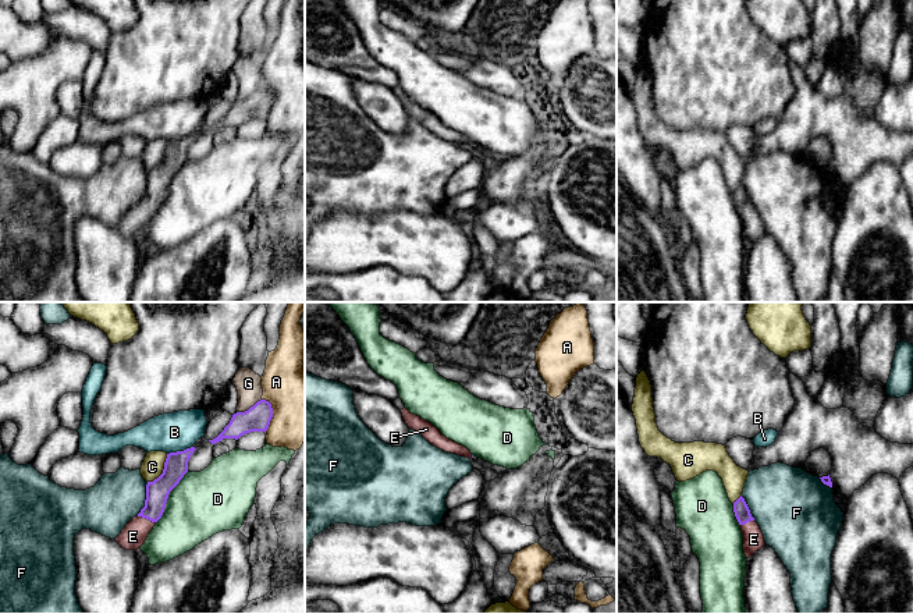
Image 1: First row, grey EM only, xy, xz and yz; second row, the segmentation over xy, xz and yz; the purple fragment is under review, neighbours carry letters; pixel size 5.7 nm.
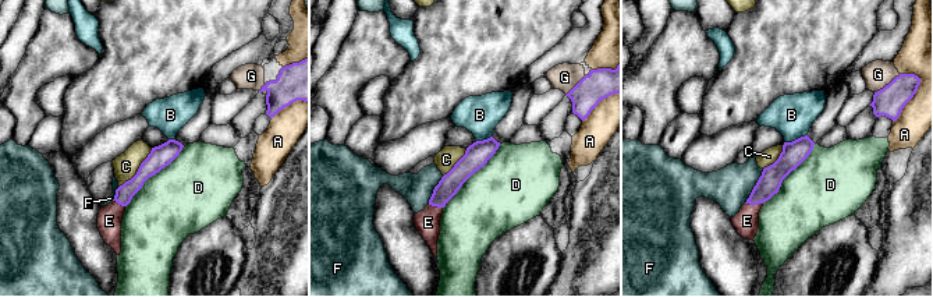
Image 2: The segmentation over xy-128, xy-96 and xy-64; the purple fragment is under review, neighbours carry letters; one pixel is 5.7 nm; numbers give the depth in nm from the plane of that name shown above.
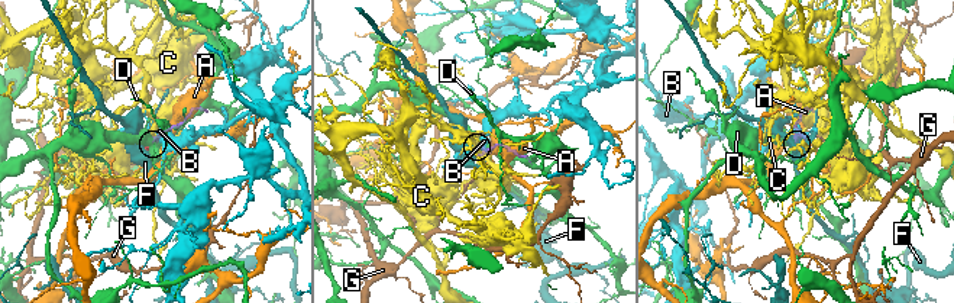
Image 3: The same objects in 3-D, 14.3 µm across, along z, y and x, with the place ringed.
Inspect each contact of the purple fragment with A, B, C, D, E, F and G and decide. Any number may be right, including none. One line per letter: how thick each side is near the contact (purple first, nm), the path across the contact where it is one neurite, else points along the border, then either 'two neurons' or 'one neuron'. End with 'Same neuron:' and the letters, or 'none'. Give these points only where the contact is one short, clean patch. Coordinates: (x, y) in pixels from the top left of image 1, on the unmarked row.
A: 150/380 nm | two neurons
B: 140/220 nm | along xy (192, 134), (167, 142) | two neurons
C: 140/130 nm | two neurons
D: 140/380 nm | two neurons
E: 130/150 nm | across xy (157, 180), (155, 195), (146, 206), (132, 224) | one neuron
F: 140/300 nm | two neurons
G: 150/150 nm | two neurons
Same neuron: E

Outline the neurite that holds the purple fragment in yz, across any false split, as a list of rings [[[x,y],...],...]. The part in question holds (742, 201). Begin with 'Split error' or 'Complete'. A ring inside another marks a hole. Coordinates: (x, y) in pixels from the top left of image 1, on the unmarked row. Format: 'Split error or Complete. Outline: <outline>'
Split error. Outline: [[[742,184],[733,191],[733,200],[742,217],[743,239],[749,246],[765,233],[764,224]]]

